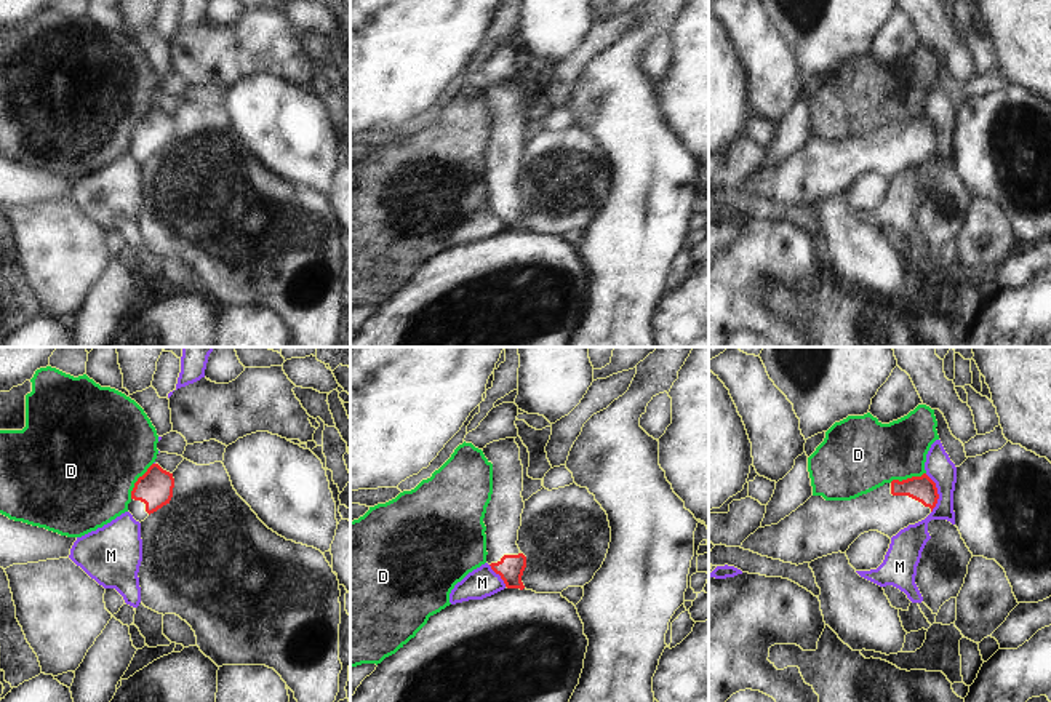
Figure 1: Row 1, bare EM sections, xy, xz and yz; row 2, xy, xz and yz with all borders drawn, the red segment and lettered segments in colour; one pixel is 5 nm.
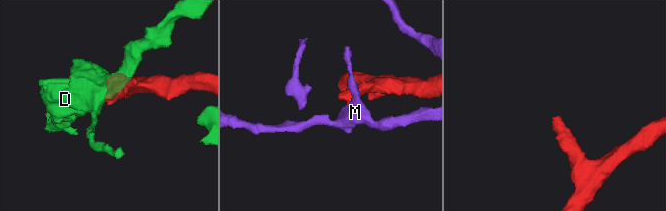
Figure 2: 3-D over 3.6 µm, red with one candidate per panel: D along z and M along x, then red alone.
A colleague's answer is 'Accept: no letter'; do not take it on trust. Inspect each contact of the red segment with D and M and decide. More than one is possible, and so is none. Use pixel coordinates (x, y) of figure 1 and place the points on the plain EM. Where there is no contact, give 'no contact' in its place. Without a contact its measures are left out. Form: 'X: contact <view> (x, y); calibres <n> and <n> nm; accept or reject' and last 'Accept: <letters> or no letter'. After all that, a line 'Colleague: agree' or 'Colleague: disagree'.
D: contact xy (138, 122); calibres 180 and 480 nm; reject
M: contact yz (936, 135); calibres 130 and 140 nm; reject
Accept: no letter
Colleague: agree

